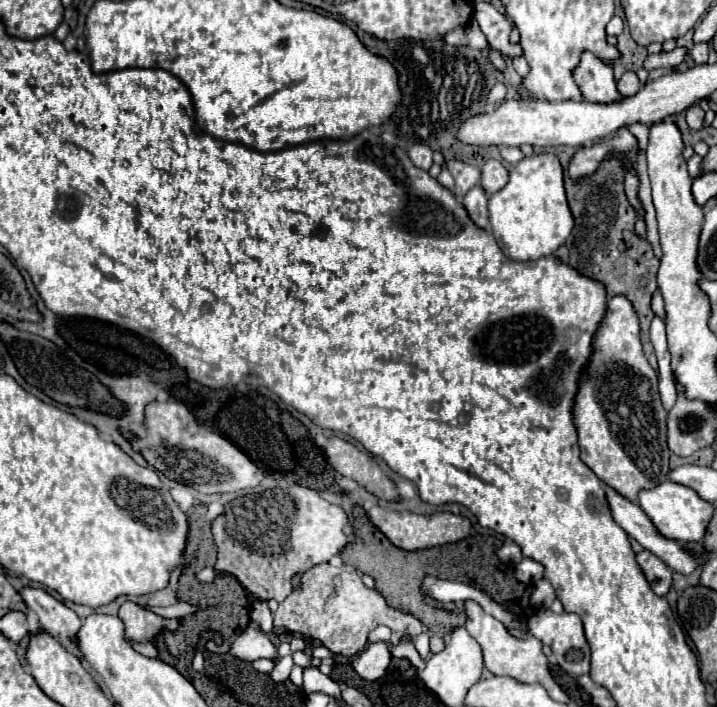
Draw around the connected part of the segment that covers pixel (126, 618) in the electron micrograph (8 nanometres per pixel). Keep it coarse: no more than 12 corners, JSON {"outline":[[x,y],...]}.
{"outline":[[125,602],[117,616],[125,636],[151,642],[161,628],[179,628],[179,620],[161,618]]}

